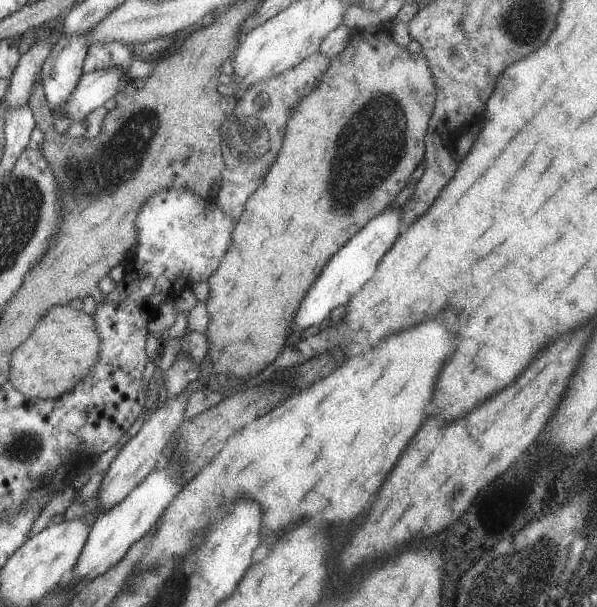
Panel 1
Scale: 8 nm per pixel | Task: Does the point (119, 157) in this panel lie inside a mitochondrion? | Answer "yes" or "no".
yes

